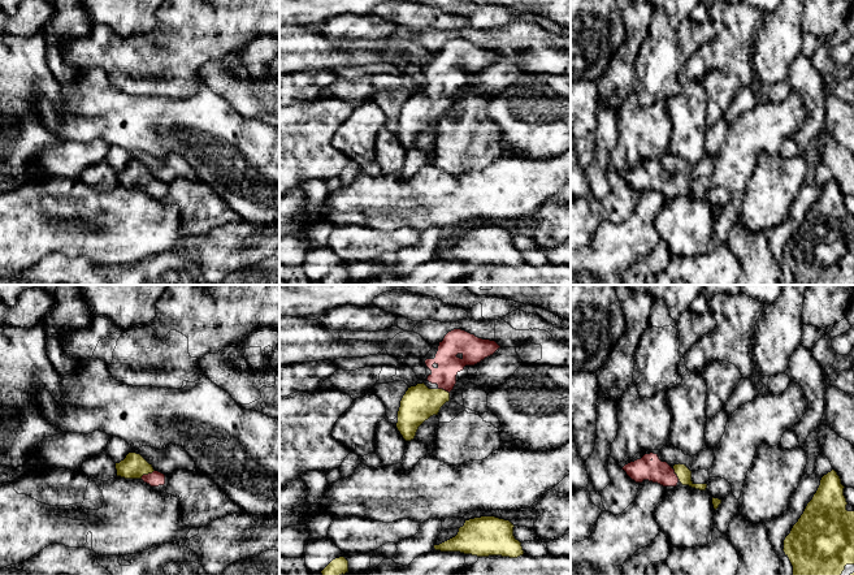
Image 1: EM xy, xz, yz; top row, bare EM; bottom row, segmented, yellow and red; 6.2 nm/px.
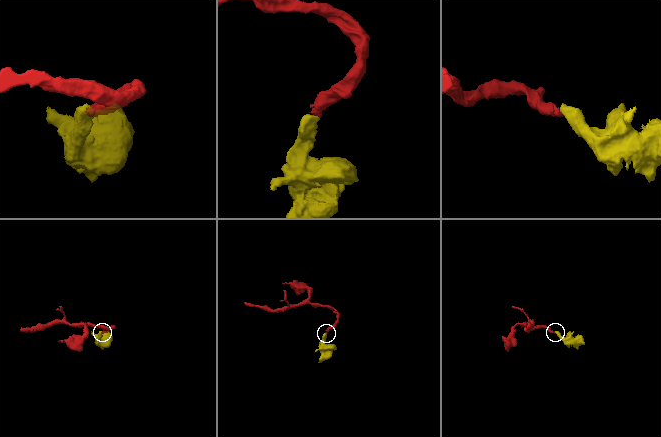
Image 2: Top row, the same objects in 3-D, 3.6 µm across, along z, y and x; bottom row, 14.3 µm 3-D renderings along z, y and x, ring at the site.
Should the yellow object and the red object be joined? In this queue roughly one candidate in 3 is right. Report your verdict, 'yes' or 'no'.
yes

